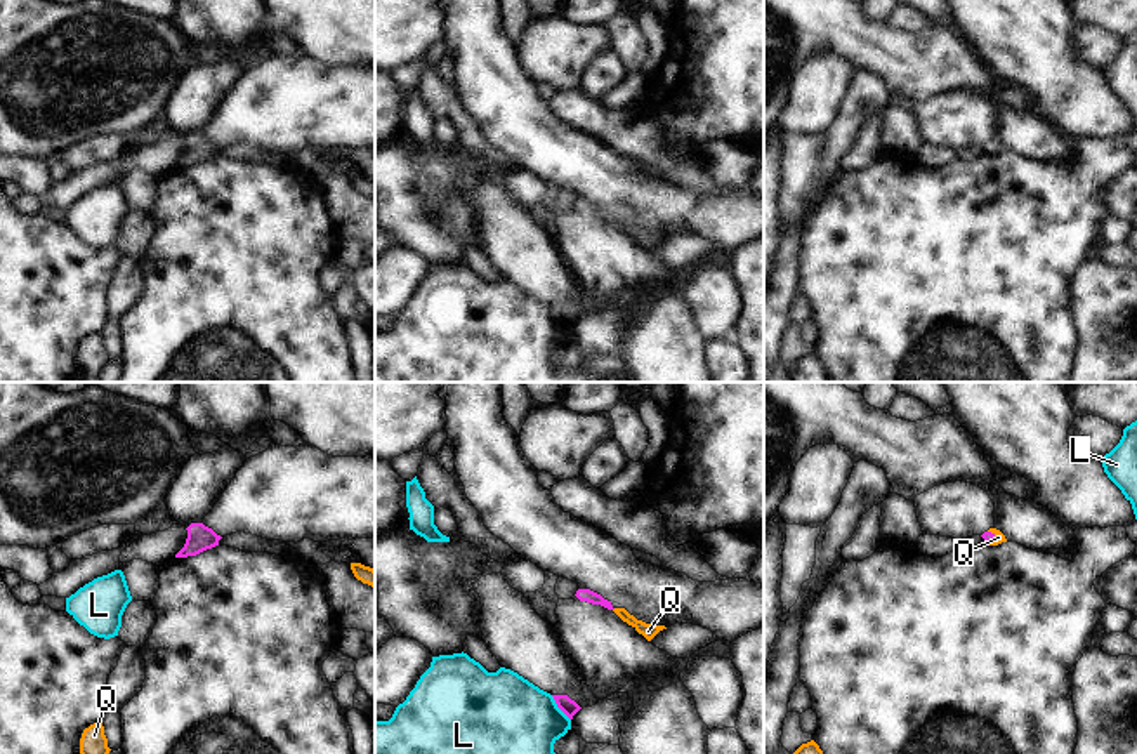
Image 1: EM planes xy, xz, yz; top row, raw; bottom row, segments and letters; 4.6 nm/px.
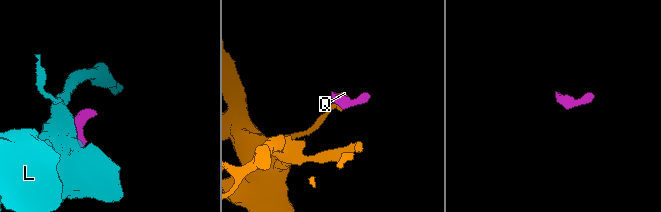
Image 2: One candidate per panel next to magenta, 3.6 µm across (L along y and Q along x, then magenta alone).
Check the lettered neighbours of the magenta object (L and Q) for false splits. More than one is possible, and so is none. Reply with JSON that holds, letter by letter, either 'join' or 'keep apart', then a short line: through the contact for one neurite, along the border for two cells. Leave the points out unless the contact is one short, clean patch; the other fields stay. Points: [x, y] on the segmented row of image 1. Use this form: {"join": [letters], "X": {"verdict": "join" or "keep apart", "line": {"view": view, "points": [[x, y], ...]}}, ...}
{"join": ["Q"], "L": {"verdict": "keep apart", "line": {"view": "xz", "points": [[551, 695], [570, 720]]}}, "Q": {"verdict": "join", "line": {"view": "yz", "points": [[988, 537], [993, 537], [998, 537]]}}}

